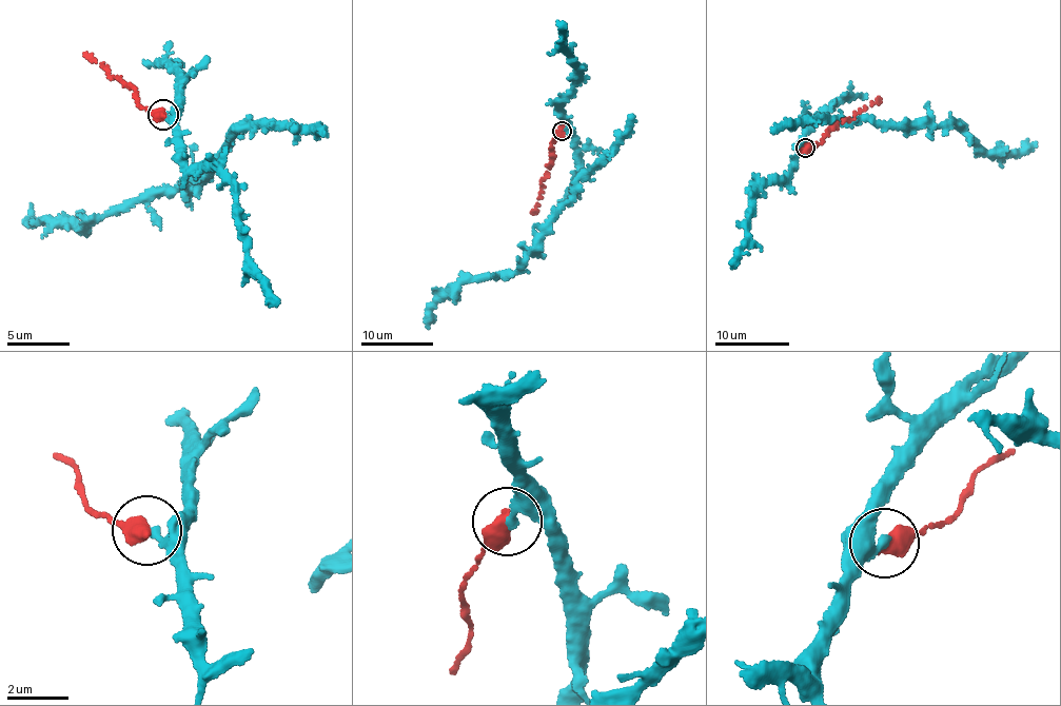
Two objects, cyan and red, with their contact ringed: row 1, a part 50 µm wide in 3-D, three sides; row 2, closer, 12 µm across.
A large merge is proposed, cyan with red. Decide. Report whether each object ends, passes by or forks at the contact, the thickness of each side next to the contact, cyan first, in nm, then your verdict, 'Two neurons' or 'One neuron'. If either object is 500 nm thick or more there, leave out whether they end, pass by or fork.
Thickness 240 nm (cyan) against 550 nm. Two neurons

